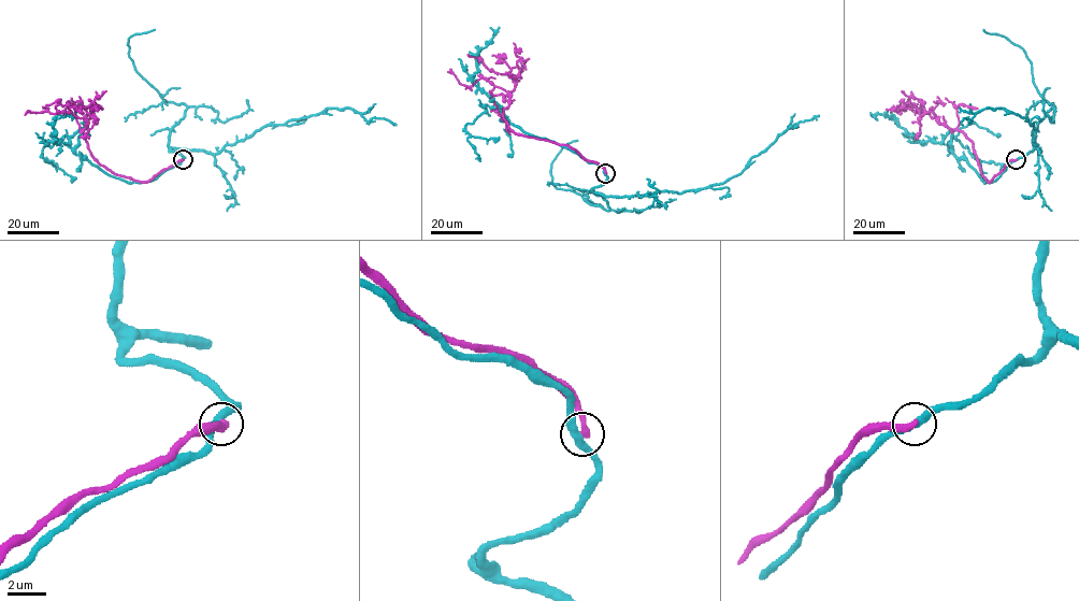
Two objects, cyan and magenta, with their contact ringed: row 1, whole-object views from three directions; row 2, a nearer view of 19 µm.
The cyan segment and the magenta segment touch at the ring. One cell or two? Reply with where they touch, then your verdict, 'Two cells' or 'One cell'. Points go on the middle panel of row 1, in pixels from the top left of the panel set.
Place: (605, 173). Two cells

